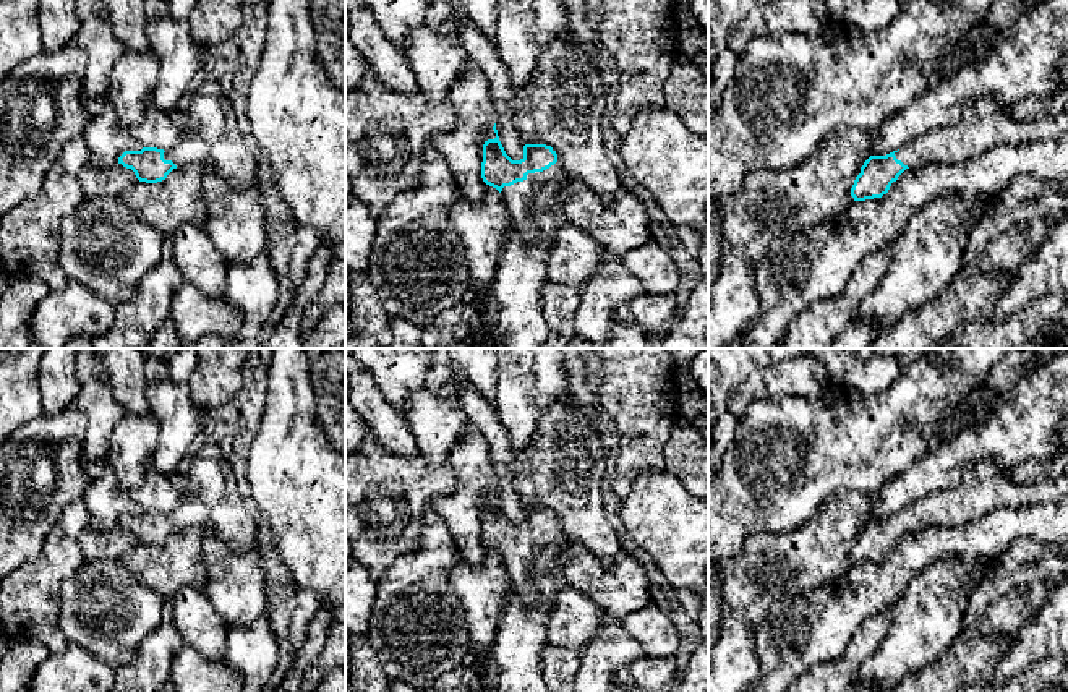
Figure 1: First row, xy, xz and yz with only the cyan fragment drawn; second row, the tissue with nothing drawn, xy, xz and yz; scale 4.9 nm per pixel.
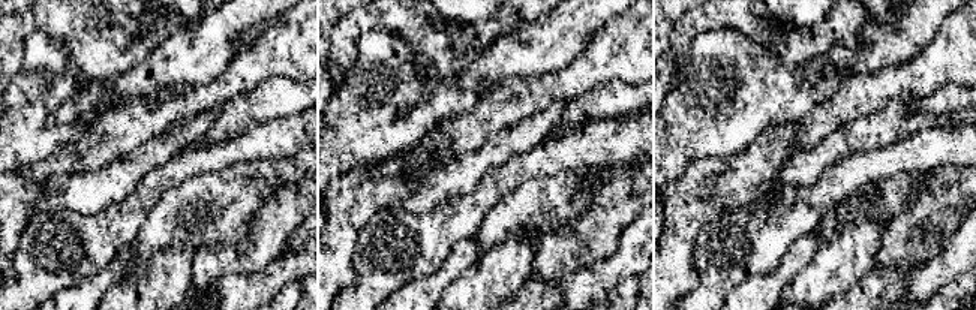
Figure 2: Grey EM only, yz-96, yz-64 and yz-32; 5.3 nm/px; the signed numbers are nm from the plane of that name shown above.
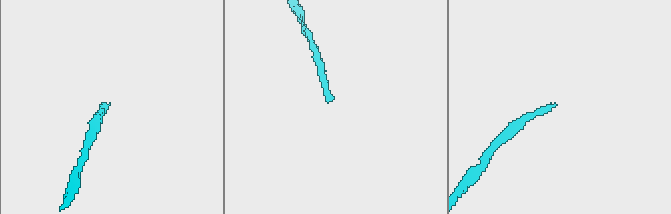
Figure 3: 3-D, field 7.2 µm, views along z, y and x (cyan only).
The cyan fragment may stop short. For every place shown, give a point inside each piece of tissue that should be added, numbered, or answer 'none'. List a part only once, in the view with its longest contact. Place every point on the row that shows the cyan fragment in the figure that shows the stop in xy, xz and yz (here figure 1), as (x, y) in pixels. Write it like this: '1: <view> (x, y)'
1: xz (519, 198)

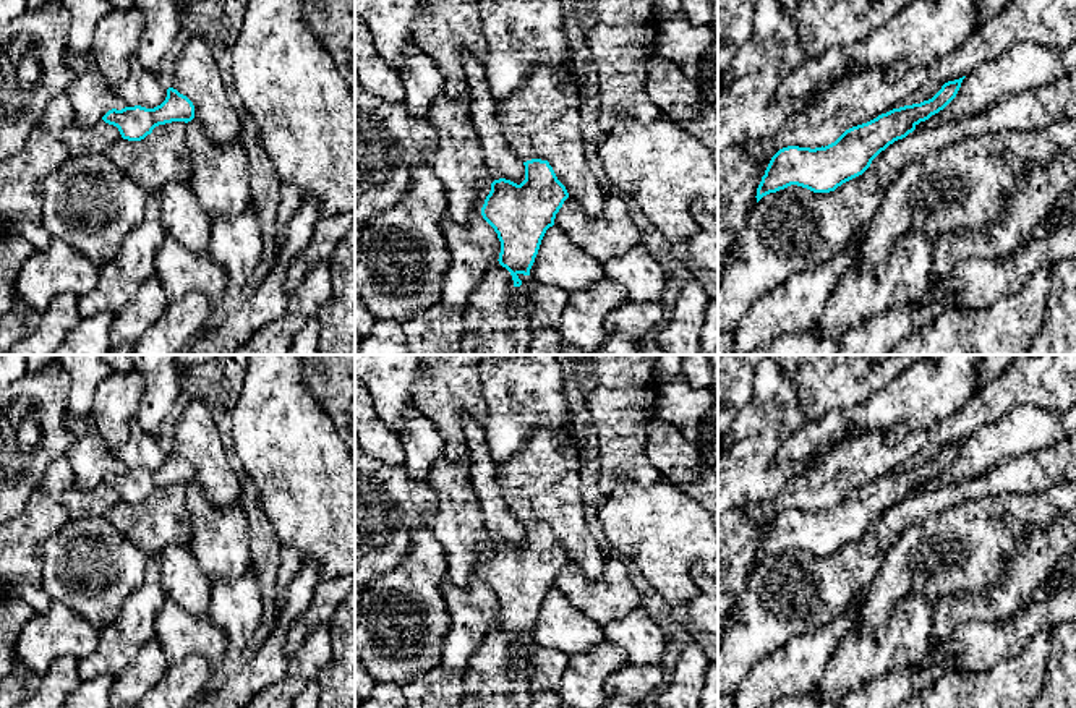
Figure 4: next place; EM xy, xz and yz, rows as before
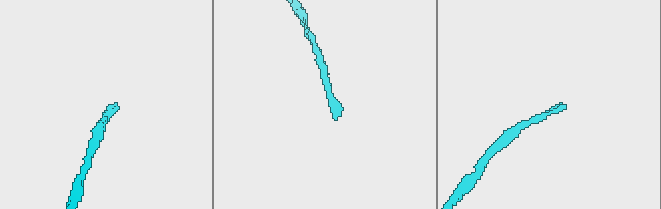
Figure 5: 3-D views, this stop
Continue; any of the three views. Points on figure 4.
1: xz (524, 292)

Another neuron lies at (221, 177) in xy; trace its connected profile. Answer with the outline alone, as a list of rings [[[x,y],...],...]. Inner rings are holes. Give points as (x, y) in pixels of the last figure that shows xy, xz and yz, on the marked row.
[[[194,122],[186,123],[191,188],[212,219],[235,217],[251,204],[250,168],[243,141],[214,144]]]

